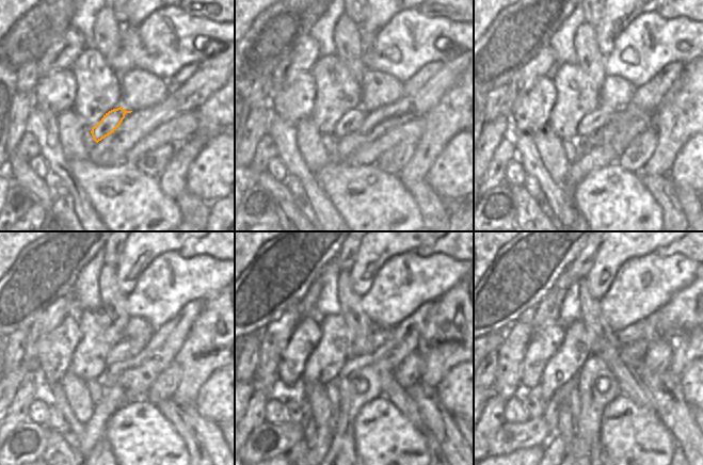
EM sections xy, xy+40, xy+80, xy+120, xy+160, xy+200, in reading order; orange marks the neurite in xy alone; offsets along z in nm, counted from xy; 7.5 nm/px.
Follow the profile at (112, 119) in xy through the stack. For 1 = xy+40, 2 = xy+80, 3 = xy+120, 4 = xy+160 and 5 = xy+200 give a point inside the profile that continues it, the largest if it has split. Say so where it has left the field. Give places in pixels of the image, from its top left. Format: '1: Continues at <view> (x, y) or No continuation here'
1: Continues at xy+40 (352, 119)
2: Continues at xy+80 (595, 119)
3: Continues at xy+120 (124, 350)
4: Continues at xy+160 (380, 335)
5: Continues at xy+200 (636, 331)

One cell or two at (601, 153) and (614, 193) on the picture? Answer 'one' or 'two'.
two

